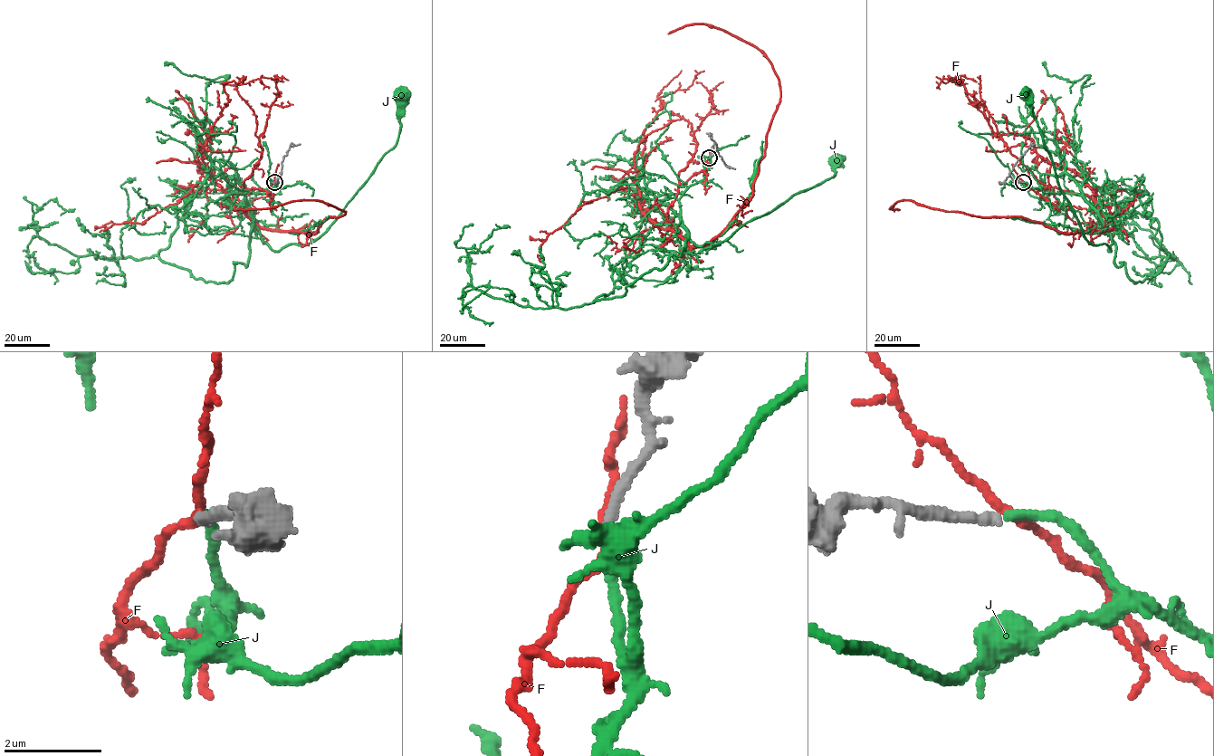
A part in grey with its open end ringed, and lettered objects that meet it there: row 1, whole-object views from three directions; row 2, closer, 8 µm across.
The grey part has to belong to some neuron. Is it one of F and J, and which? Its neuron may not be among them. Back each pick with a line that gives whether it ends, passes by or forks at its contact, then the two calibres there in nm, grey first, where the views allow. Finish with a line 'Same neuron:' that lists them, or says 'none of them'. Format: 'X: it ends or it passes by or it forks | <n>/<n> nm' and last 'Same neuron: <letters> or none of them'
J: it ends | 200/200 nm
Same neuron: J

